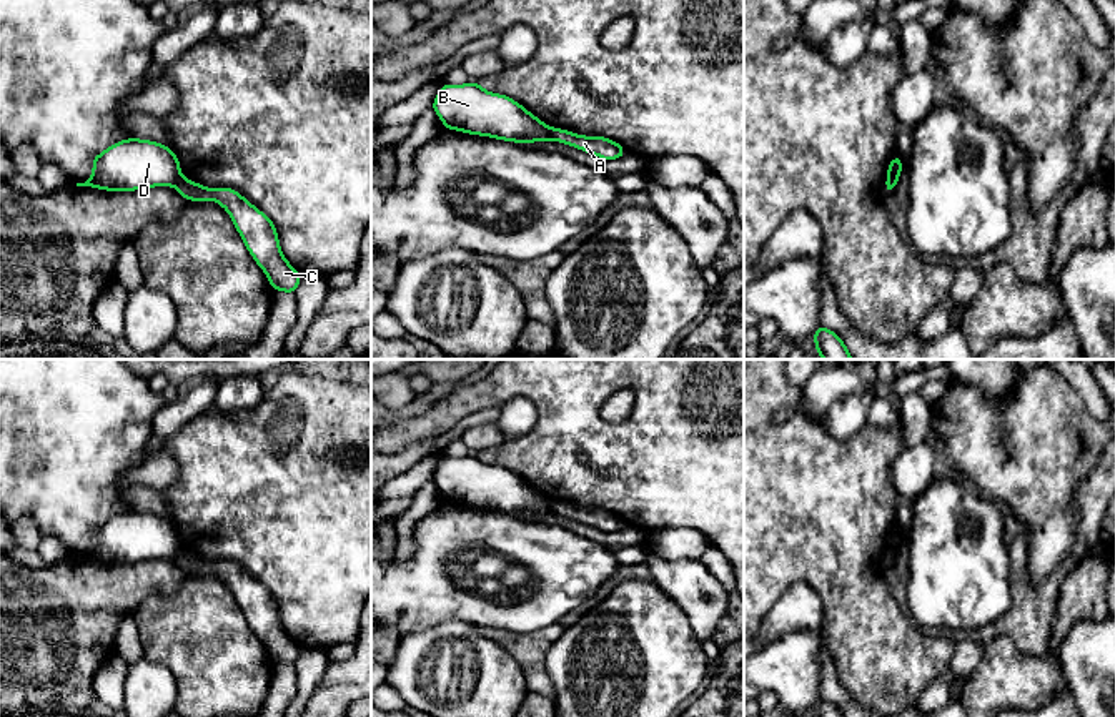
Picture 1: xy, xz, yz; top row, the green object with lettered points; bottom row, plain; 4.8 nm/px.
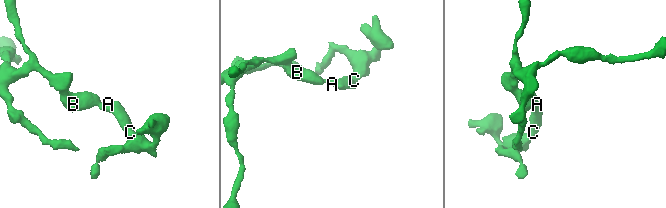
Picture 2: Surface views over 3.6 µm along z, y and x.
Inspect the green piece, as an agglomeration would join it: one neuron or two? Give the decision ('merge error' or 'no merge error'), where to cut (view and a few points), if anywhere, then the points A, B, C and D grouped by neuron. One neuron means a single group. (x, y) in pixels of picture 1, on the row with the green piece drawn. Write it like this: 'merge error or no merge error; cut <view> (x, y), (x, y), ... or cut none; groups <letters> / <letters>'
merge error; cut xz (553, 128), (550, 137); groups A C / B D

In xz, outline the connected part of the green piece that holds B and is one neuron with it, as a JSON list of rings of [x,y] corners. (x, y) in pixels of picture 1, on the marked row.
[[[478,82],[444,83],[431,108],[446,130],[516,143],[551,140],[551,126],[513,98],[483,90]]]

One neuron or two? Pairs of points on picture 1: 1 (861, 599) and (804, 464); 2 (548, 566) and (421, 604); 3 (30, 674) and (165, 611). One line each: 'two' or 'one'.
1: one
2: one
3: two

